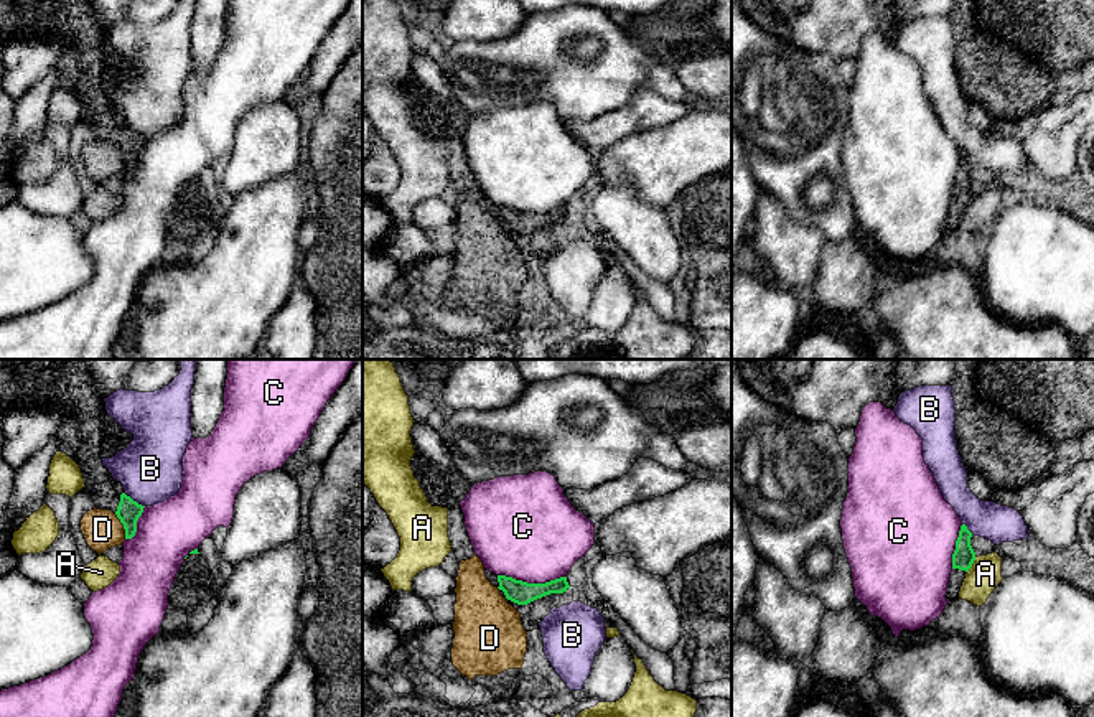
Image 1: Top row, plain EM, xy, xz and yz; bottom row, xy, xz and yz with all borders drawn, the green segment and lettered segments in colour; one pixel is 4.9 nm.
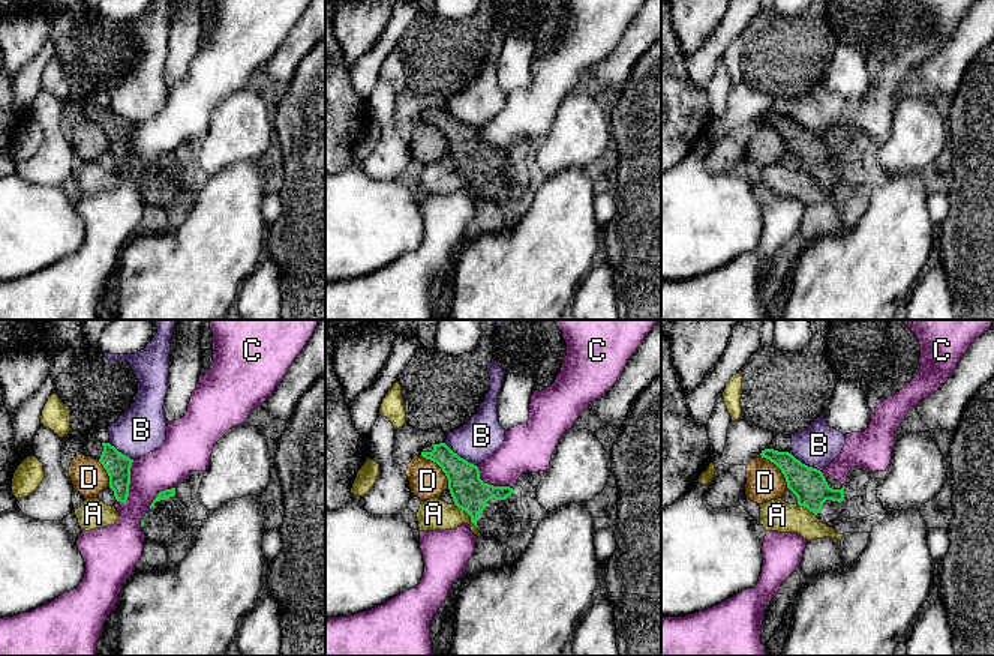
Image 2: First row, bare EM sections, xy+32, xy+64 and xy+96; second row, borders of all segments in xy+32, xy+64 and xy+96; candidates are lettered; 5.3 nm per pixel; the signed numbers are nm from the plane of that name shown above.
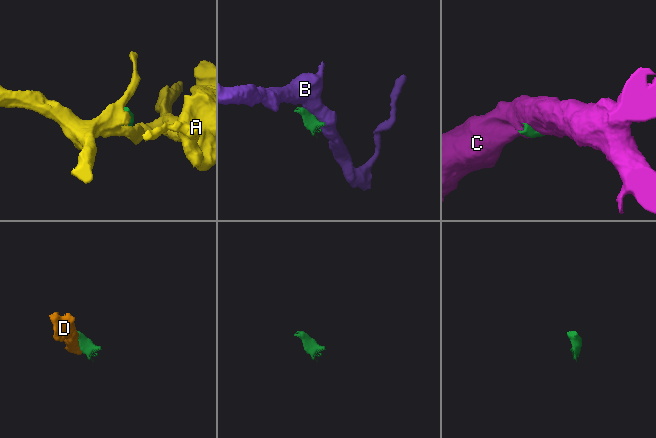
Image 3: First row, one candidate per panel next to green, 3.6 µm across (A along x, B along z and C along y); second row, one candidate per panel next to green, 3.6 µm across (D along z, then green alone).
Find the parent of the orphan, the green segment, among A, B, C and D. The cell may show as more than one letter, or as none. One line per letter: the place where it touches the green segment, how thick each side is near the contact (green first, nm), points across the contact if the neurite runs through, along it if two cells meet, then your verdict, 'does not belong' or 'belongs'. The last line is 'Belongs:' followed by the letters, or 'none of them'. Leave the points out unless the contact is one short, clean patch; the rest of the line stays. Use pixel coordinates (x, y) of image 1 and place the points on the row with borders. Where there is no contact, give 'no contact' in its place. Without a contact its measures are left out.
A: yz (971, 566) | 110/160 nm | along yz (976, 557), (967, 572) | does not belong
B: xy (132, 500) | 120/320 nm | along xy (124, 493), (144, 506) | does not belong
C: xz (532, 584) | 120/480 nm | does not belong
D: xy (124, 526) | 120/190 nm | along xy (114, 513), (122, 524), (126, 538) | does not belong
Belongs: none of them

